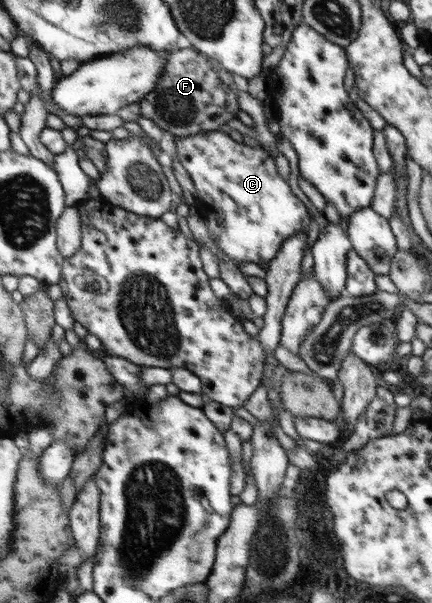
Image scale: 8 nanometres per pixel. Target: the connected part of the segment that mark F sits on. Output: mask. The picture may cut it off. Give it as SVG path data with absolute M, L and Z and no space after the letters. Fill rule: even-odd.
M191 48L168 54L160 82L138 105L140 116L149 118L176 139L191 135L202 136L205 131L217 131L219 126L234 118L239 109L235 94L217 79L207 58Z

